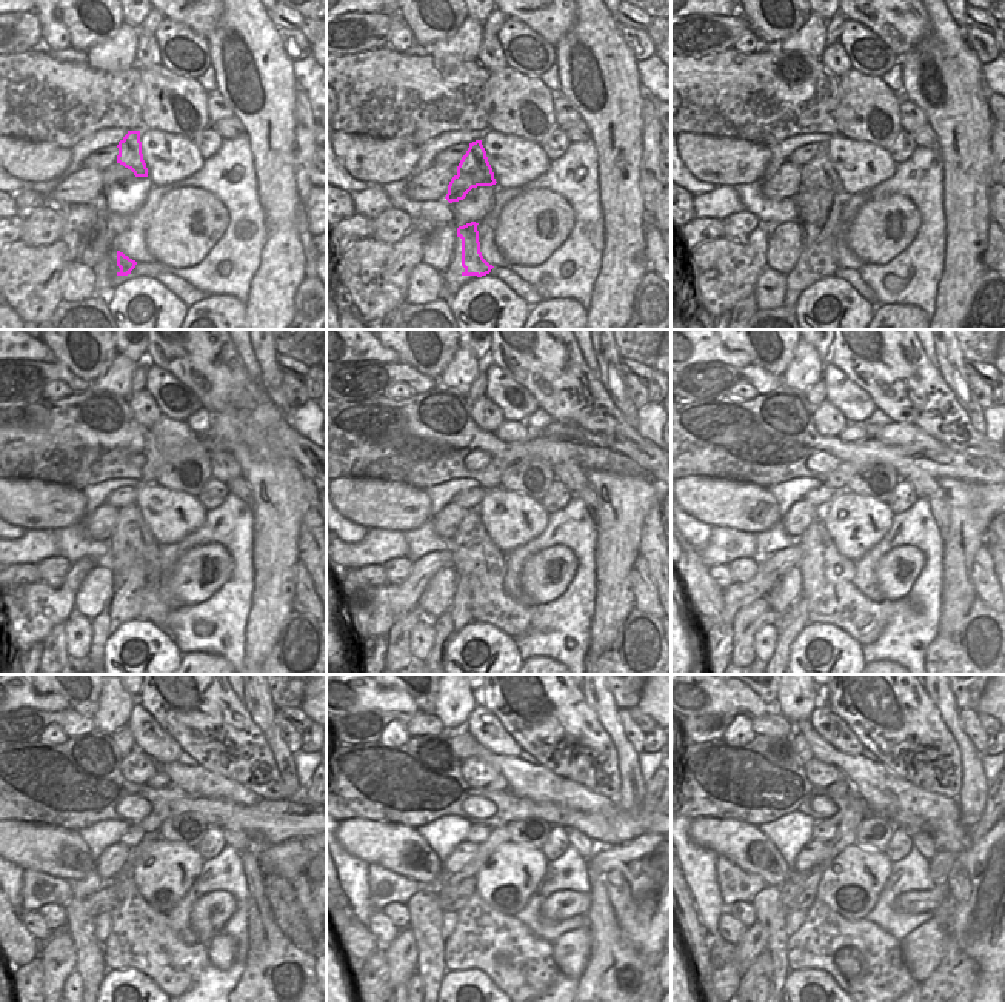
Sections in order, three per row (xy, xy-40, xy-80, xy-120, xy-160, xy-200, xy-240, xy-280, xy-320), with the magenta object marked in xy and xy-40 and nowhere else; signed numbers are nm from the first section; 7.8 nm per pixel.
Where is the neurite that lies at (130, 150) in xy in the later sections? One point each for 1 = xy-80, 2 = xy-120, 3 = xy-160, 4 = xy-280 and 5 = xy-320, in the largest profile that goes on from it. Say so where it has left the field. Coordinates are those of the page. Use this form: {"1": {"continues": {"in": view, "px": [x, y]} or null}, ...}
{"1": {"continues": {"in": "xy-80", "px": [821, 199]}}, "2": {"continues": {"in": "xy-120", "px": [134, 553]}}, "3": {"continues": {"in": "xy-160", "px": [480, 565]}}, "4": {"continues": {"in": "xy-280", "px": [520, 964]}}, "5": {"continues": {"in": "xy-320", "px": [865, 961]}}}

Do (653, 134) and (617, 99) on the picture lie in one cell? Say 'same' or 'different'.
different

